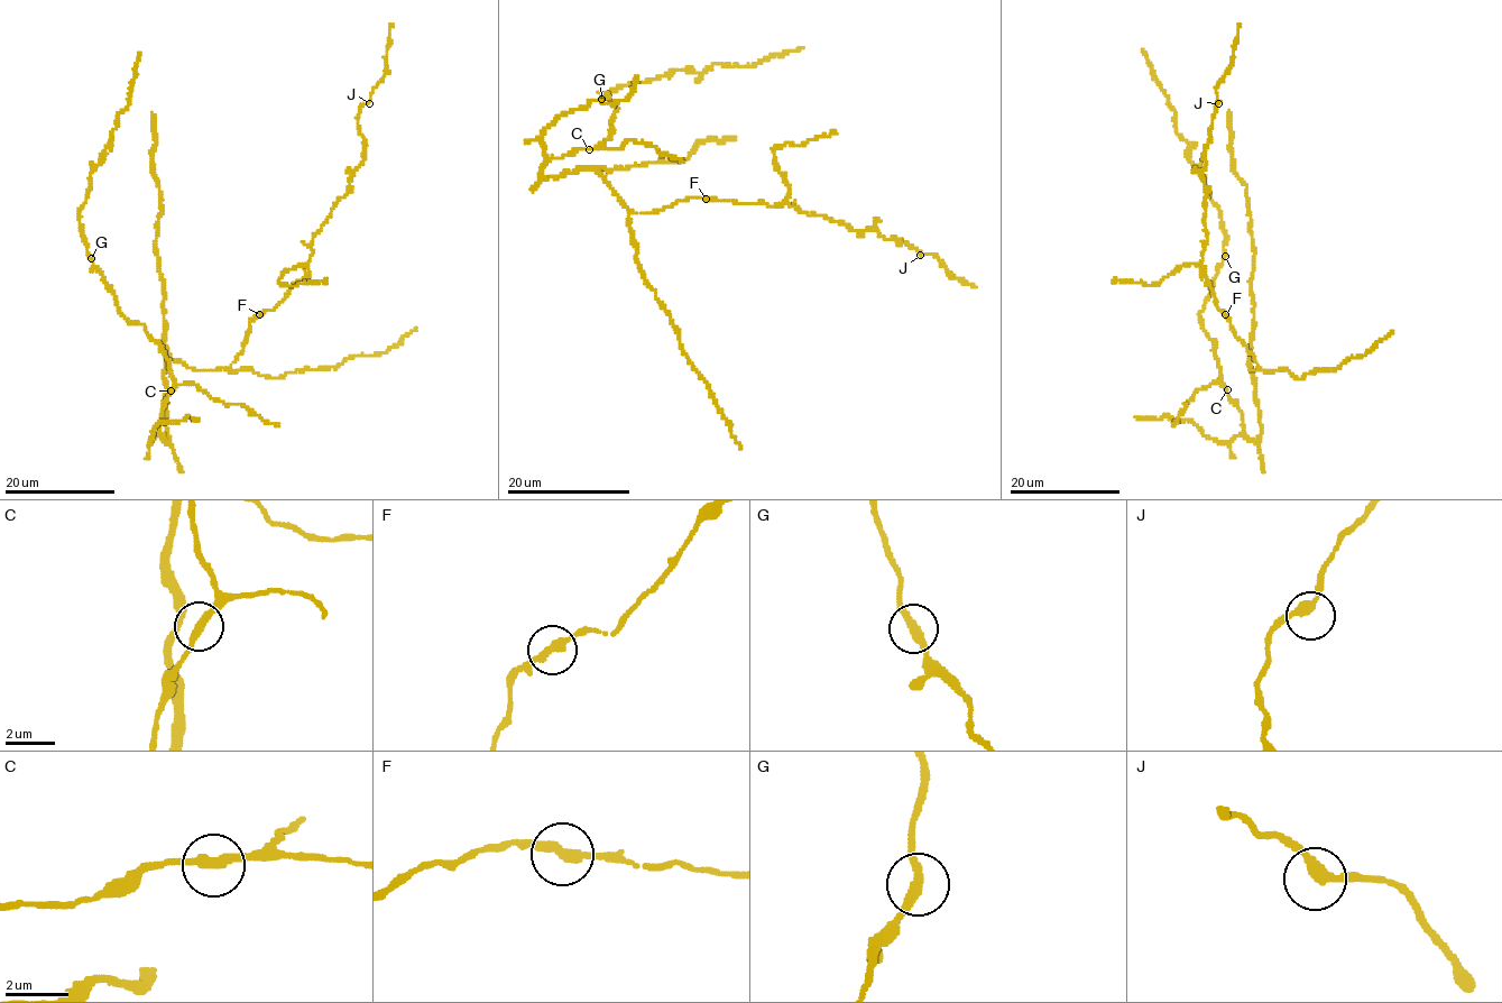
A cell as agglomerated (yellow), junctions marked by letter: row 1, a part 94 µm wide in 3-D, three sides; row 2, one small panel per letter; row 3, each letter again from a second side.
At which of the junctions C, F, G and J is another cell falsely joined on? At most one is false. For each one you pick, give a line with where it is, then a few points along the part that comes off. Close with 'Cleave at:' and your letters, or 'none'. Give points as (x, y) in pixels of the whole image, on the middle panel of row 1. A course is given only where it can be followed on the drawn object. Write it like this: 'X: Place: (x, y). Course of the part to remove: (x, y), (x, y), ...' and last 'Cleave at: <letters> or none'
Cleave at: none

